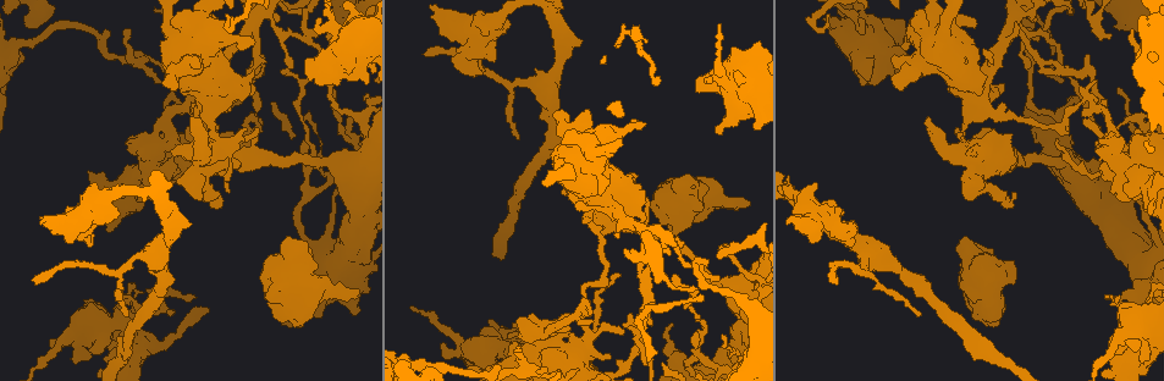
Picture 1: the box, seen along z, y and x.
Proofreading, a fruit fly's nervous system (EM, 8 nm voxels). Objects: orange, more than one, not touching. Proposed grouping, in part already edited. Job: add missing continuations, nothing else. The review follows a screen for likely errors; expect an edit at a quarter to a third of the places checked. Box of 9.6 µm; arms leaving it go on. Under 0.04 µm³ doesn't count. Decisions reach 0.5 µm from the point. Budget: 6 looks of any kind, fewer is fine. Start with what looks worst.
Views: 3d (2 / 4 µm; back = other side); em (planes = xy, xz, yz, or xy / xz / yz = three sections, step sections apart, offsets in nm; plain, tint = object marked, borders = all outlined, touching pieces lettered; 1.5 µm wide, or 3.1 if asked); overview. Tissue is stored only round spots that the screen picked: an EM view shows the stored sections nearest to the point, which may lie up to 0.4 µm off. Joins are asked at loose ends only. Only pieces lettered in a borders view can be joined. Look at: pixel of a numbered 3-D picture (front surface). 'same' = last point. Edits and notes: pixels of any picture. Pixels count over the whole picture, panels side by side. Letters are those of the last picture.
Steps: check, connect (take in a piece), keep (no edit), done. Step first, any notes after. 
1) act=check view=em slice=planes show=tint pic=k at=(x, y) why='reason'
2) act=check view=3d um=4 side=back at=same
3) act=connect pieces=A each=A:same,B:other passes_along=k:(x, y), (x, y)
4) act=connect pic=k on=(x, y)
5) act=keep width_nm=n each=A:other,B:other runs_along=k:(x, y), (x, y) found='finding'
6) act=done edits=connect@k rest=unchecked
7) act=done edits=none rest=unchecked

act=check view=em slice=xz step=4 show=borders pic=1 at=(355, 298) why='an open end'

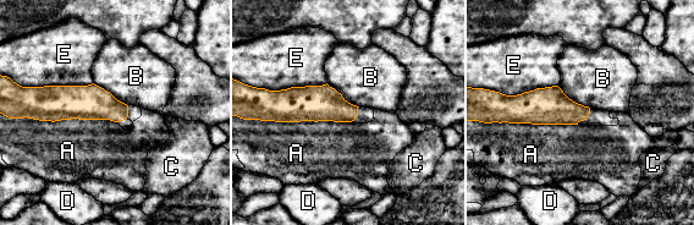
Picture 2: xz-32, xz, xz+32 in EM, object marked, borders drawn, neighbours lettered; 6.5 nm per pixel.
act=connect pieces=A width_nm=190 each=A:same,B:other,C:other,D:other,E:other passes_along=2:(50, 103), (75, 118), (67, 151) found='the cell continues'

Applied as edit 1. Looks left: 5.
act=check view=overview

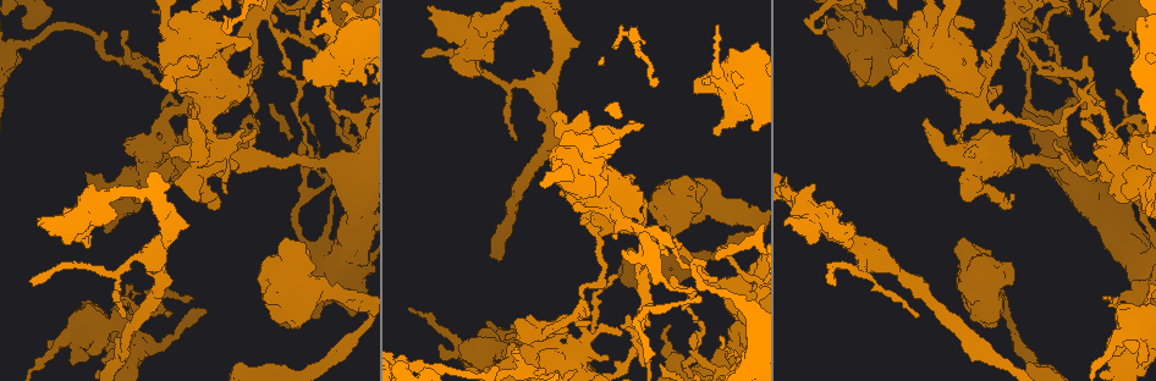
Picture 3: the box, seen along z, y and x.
act=check view=3d um=2 pic=3 at=(1053, 142) why='thin end'

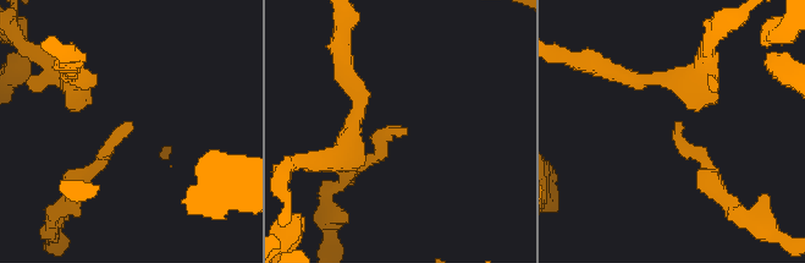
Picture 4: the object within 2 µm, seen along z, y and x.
act=check view=em slice=xy step=8 show=borders pic=4 at=(675, 122)

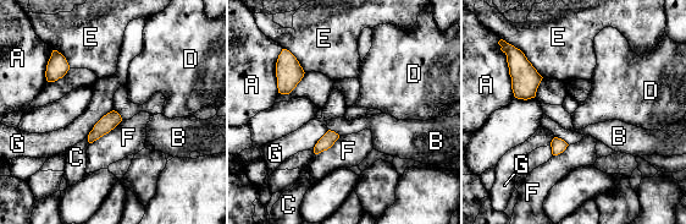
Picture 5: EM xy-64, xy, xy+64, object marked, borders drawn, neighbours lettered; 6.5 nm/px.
act=keep each=A:other,B:other,C:other,D:other,E:other,F:other,G:other border=5:(87, 136), (89, 143) found='none of them fits'

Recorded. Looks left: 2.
act=check view=em slice=xz step=4 show=borders pic=3 at=(836, 278) why='free end'

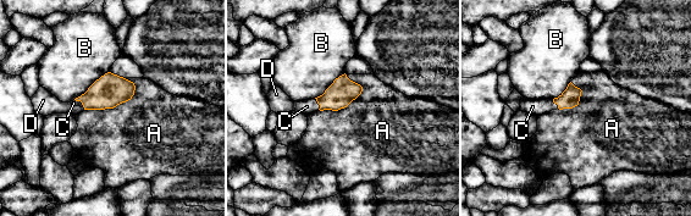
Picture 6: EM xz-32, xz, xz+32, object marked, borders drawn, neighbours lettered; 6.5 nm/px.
act=check view=em slice=xy step=8 show=borders at=same why='another direction'

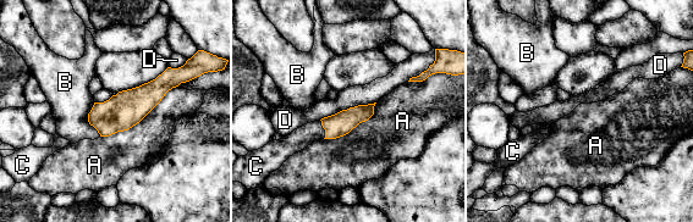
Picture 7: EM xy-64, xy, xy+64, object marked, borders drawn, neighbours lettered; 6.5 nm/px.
act=connect pieces=C each=A:other,B:other,C:same,D:other passes_along=7:(341, 123), (324, 128), (298, 139) found='it goes on there'

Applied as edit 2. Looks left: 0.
act=done edits=connect@2,connect@7 rest=unchecked

